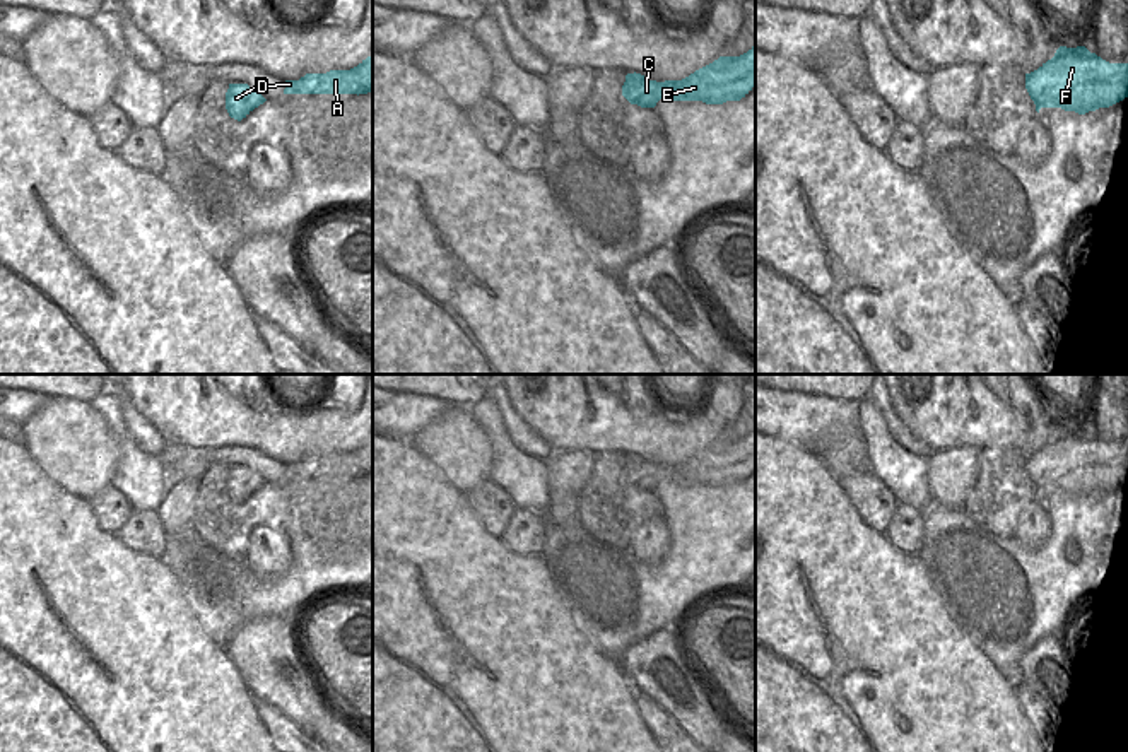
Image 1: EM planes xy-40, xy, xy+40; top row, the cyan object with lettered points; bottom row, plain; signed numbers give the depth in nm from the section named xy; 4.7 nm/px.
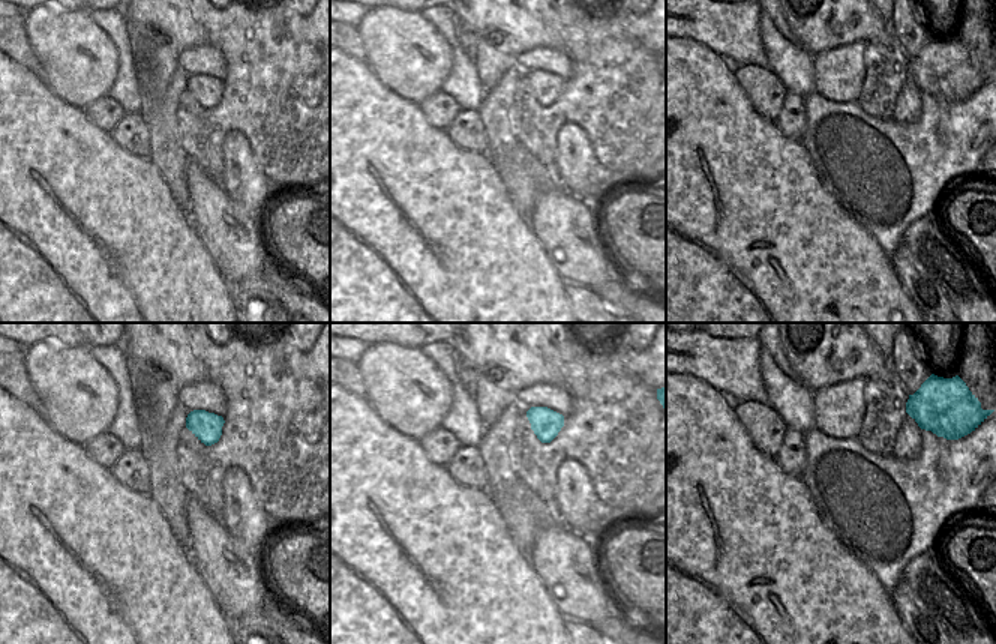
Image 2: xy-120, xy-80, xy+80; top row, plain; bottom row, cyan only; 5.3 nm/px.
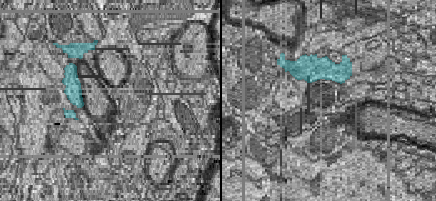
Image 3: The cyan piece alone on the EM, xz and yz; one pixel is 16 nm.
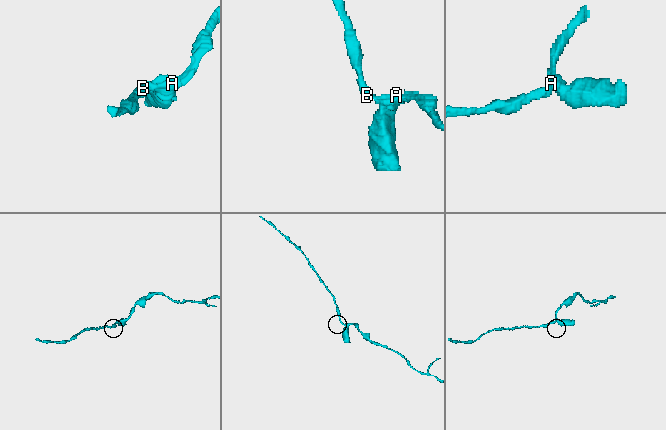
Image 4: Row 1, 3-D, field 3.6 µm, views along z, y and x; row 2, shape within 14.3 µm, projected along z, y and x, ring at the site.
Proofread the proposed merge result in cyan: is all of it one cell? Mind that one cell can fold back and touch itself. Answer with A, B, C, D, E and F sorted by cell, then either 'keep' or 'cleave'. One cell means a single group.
groups A B C D E F; keep

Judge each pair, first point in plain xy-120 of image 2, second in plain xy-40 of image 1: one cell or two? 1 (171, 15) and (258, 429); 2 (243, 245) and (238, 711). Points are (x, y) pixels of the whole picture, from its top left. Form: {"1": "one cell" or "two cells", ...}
{"1": "one cell", "2": "two cells"}

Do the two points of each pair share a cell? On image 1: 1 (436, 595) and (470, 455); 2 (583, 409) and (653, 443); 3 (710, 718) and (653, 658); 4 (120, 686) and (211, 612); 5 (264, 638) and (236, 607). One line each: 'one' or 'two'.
1: two
2: one
3: one
4: two
5: two

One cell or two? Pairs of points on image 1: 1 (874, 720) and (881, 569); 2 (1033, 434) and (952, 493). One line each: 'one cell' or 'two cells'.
1: one cell
2: two cells

